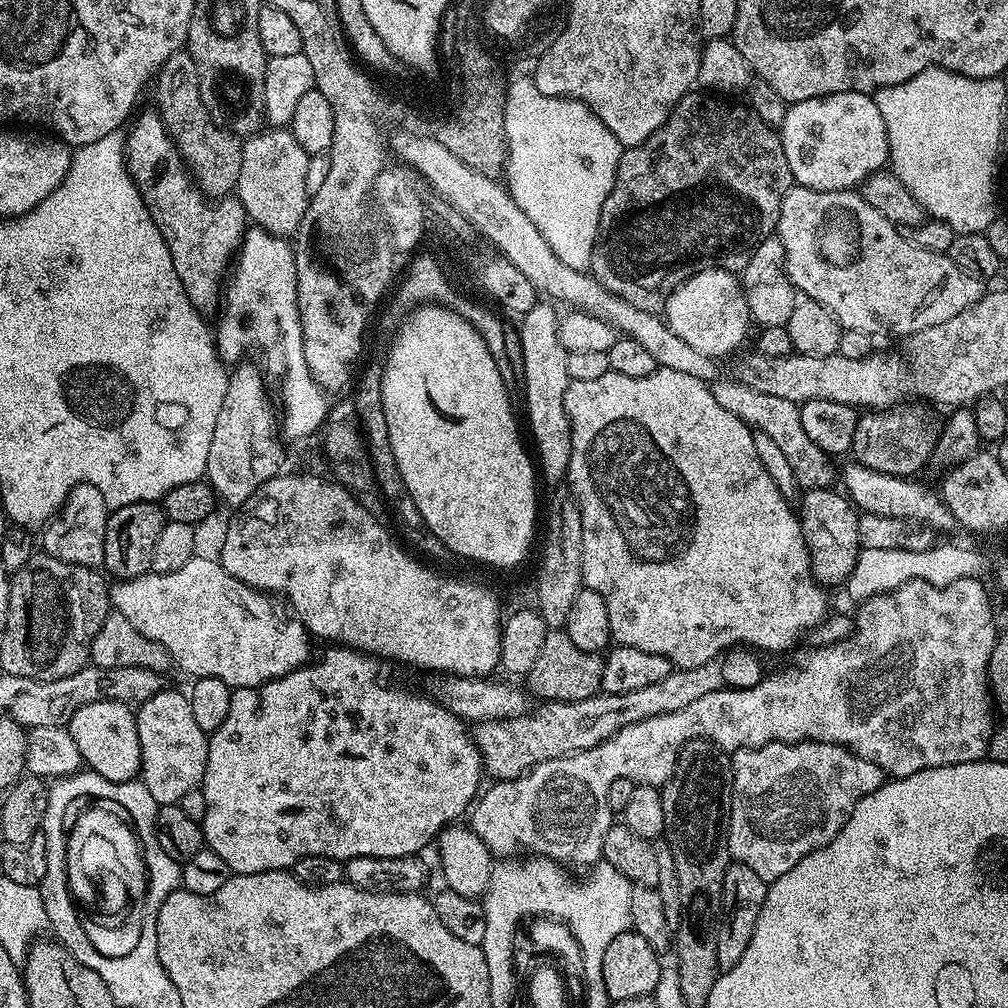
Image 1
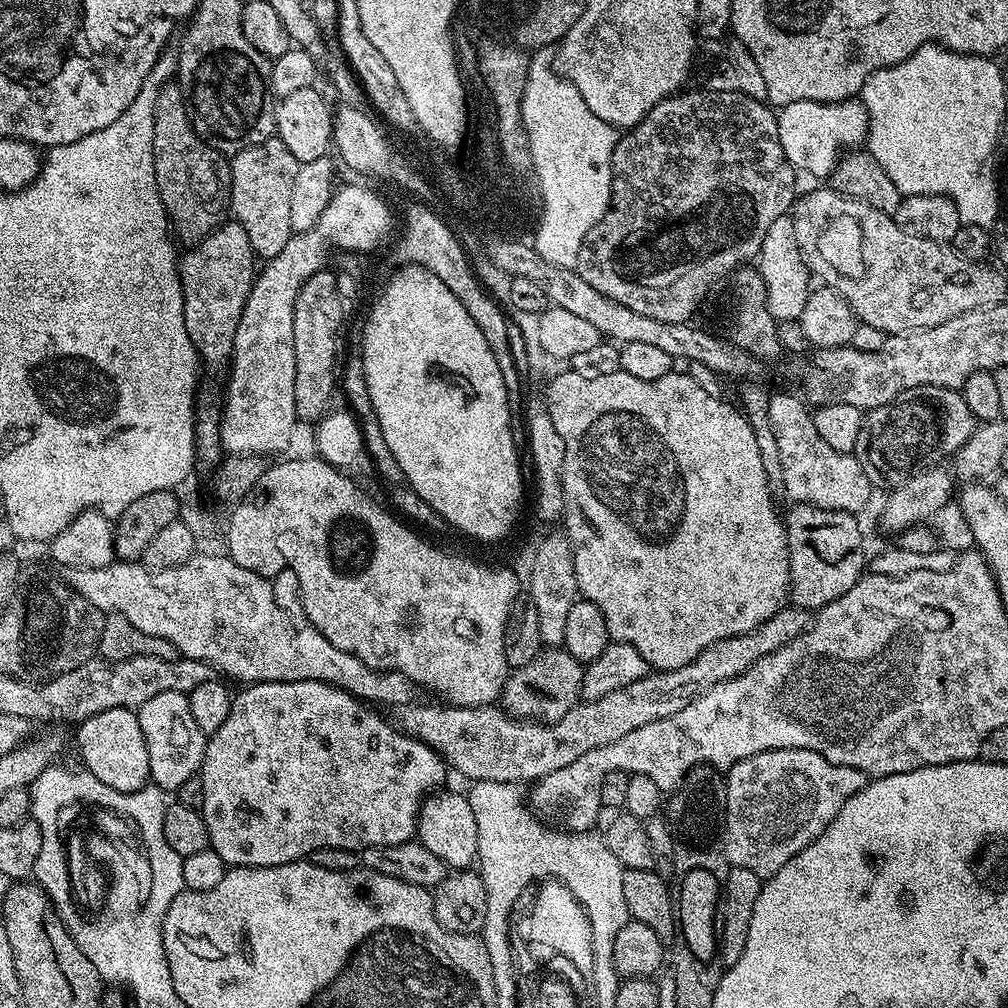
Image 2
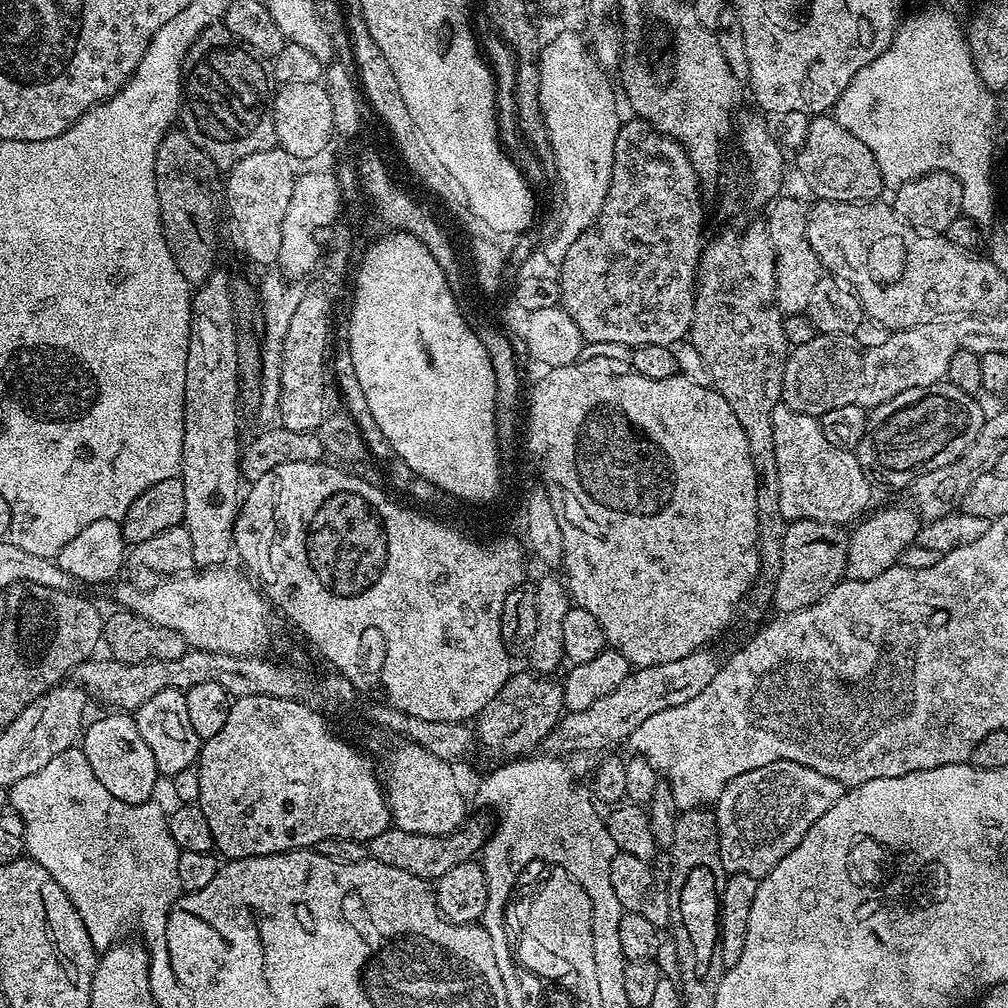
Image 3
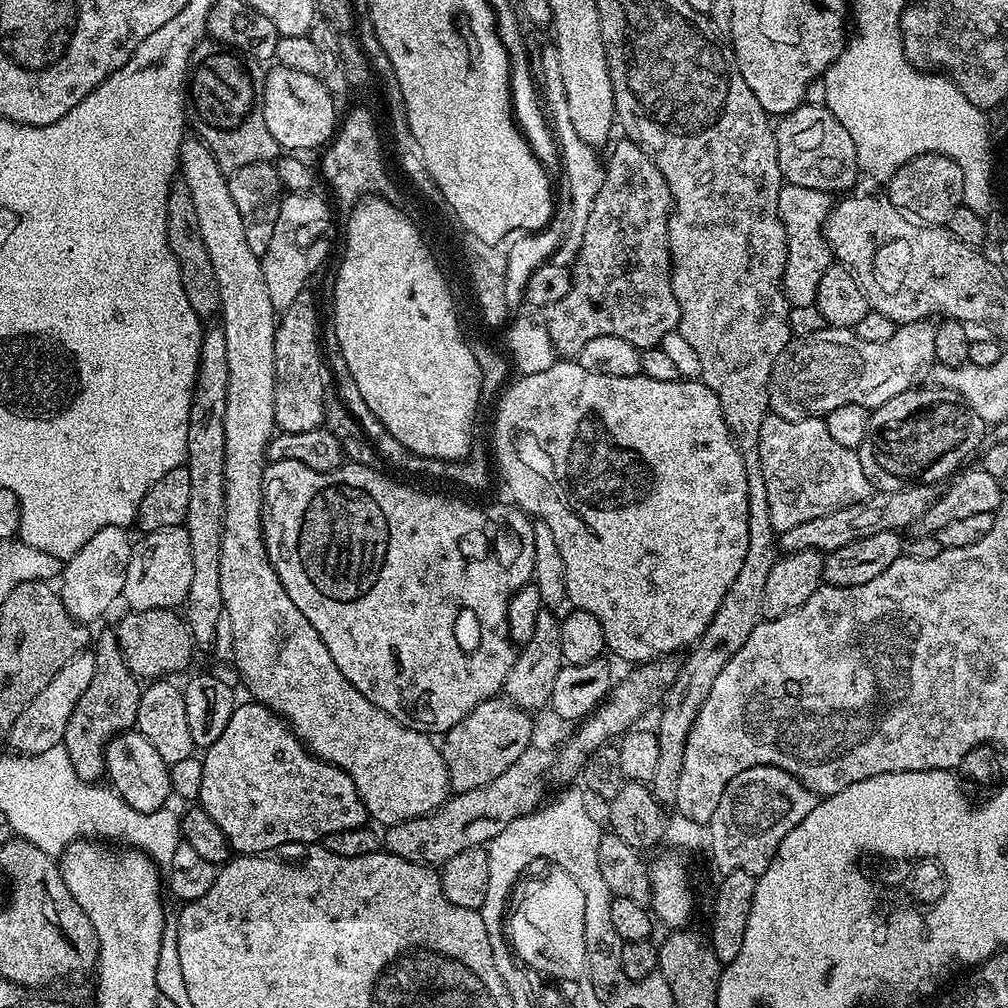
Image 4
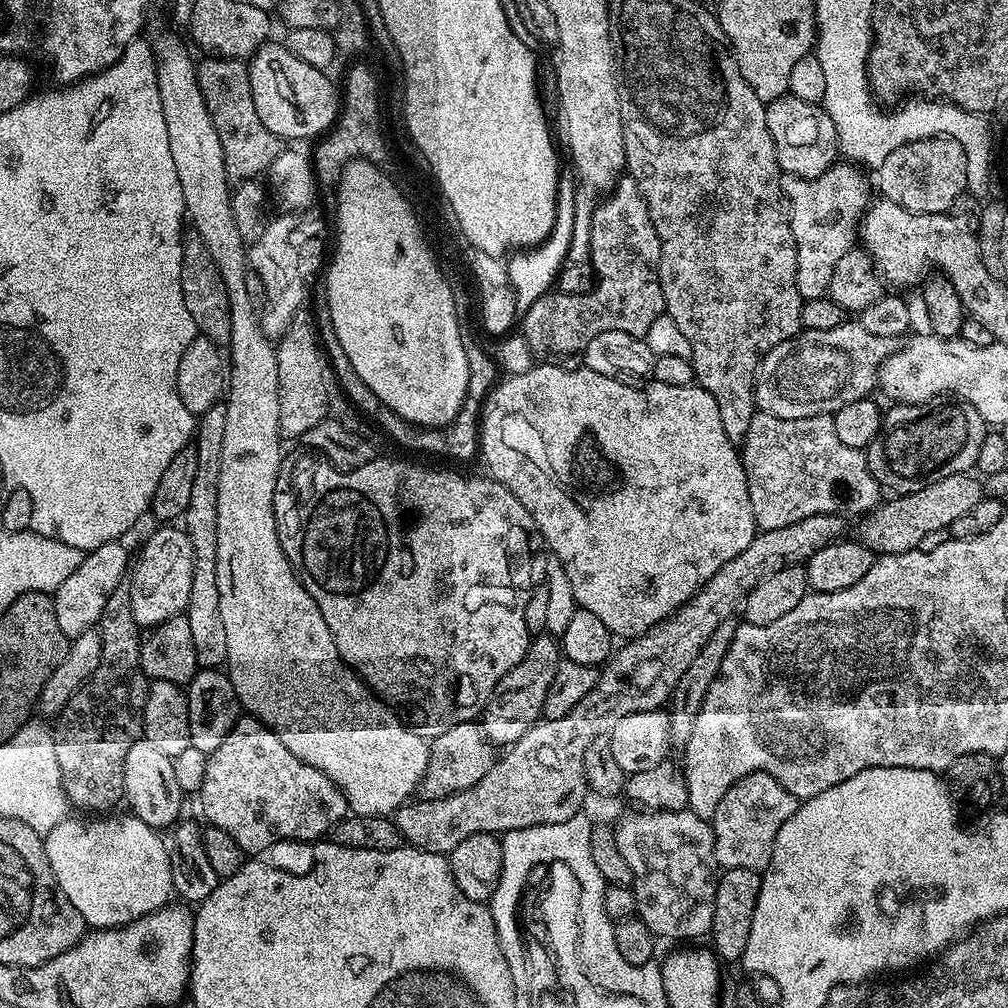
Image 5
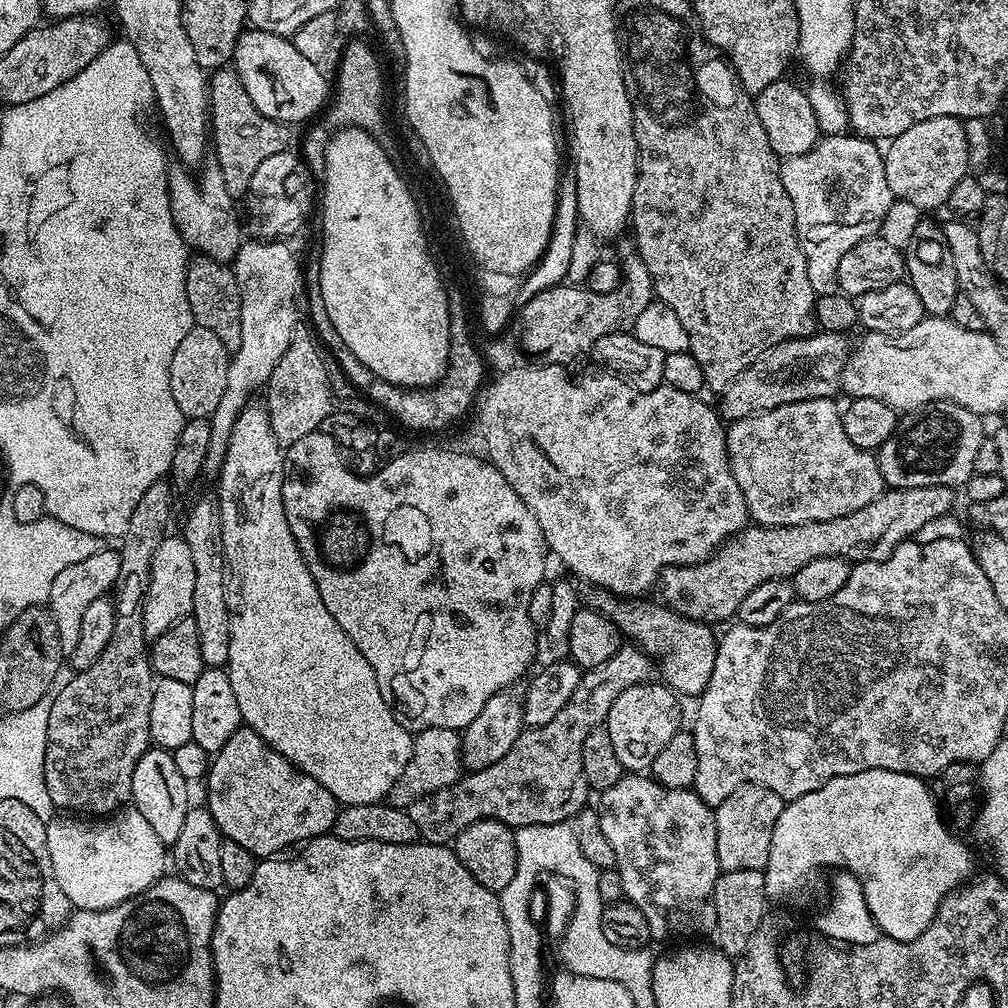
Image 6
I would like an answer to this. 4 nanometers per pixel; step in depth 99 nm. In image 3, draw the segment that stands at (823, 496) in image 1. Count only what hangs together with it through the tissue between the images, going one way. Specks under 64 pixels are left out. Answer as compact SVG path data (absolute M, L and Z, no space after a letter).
M794 520L785 527L782 566L772 585L771 607L777 613L797 612L818 602L845 579L849 533L841 525L817 520Z

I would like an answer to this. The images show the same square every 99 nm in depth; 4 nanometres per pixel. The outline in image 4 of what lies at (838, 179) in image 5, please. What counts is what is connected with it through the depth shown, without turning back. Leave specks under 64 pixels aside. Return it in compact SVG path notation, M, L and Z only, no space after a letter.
M787 182L780 185L778 214L782 218L788 243L784 271L784 297L792 308L816 303L818 282L822 282L822 274L826 274L826 270L834 262L832 247L824 236L824 225L828 223L828 216L833 207L833 197L822 190L810 190Z

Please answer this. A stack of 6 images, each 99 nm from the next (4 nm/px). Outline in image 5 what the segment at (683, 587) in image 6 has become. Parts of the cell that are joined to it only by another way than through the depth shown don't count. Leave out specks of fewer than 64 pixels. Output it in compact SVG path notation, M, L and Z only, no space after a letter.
M959 472L950 474L950 478L942 478L917 492L896 494L888 499L877 504L861 519L864 521L860 524L858 540L872 553L893 556L917 551L923 545L920 543L924 539L927 541L932 537L934 530L951 529L952 523L961 514L966 514L973 506L978 506L982 499L982 484L975 475Z

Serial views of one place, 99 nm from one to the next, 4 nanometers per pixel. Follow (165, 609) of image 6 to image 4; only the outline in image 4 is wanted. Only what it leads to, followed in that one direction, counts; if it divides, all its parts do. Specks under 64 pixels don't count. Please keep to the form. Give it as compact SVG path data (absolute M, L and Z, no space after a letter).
M166 526L166 530L154 530L153 532L145 532L139 537L141 540L131 545L128 554L128 565L126 566L126 582L124 583L124 590L122 593L123 603L128 603L127 607L131 611L138 610L158 610L159 608L170 608L173 610L179 609L181 605L188 599L188 591L190 590L190 577L194 575L194 561L190 558L190 534L187 527L184 526Z

